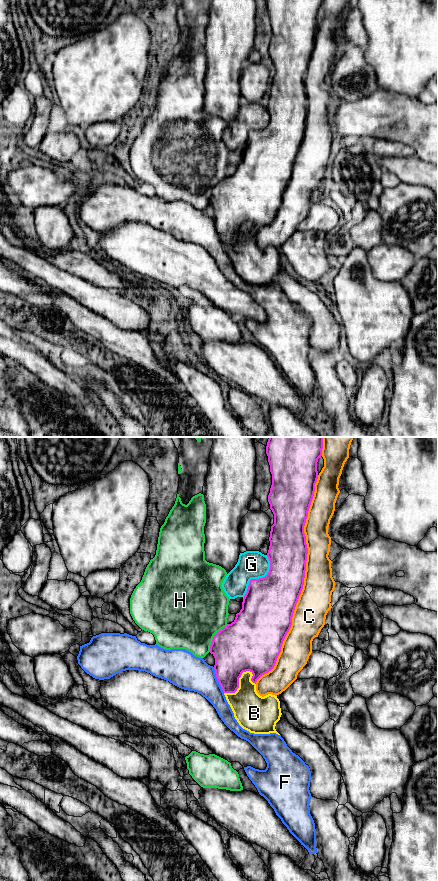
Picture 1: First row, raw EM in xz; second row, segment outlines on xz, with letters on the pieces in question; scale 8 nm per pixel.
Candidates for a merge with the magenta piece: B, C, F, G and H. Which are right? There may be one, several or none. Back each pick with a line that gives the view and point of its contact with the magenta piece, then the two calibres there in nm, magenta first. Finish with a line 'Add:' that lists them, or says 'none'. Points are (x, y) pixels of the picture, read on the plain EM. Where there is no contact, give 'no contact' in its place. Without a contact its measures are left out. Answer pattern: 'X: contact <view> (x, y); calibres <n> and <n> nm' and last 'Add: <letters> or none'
C: contact xz (303, 133); calibres 360 and 260 nm
Add: C

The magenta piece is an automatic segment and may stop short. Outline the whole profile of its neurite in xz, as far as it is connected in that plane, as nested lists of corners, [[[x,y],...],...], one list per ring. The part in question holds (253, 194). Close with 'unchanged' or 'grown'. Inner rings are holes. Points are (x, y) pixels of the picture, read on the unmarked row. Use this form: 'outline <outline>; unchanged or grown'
outline [[[266,0],[272,26],[268,54],[274,66],[267,105],[270,121],[265,129],[250,132],[242,161],[236,166],[235,172],[213,189],[210,205],[215,210],[216,230],[224,245],[235,245],[242,225],[250,223],[253,226],[251,233],[256,236],[256,243],[260,248],[277,248],[297,231],[298,225],[307,216],[312,205],[312,193],[318,189],[325,177],[326,167],[332,160],[330,154],[335,133],[332,129],[332,113],[328,109],[331,97],[328,79],[340,45],[339,30],[349,10],[349,1]],[[321,8],[324,19],[319,25],[317,14]]]; grown

